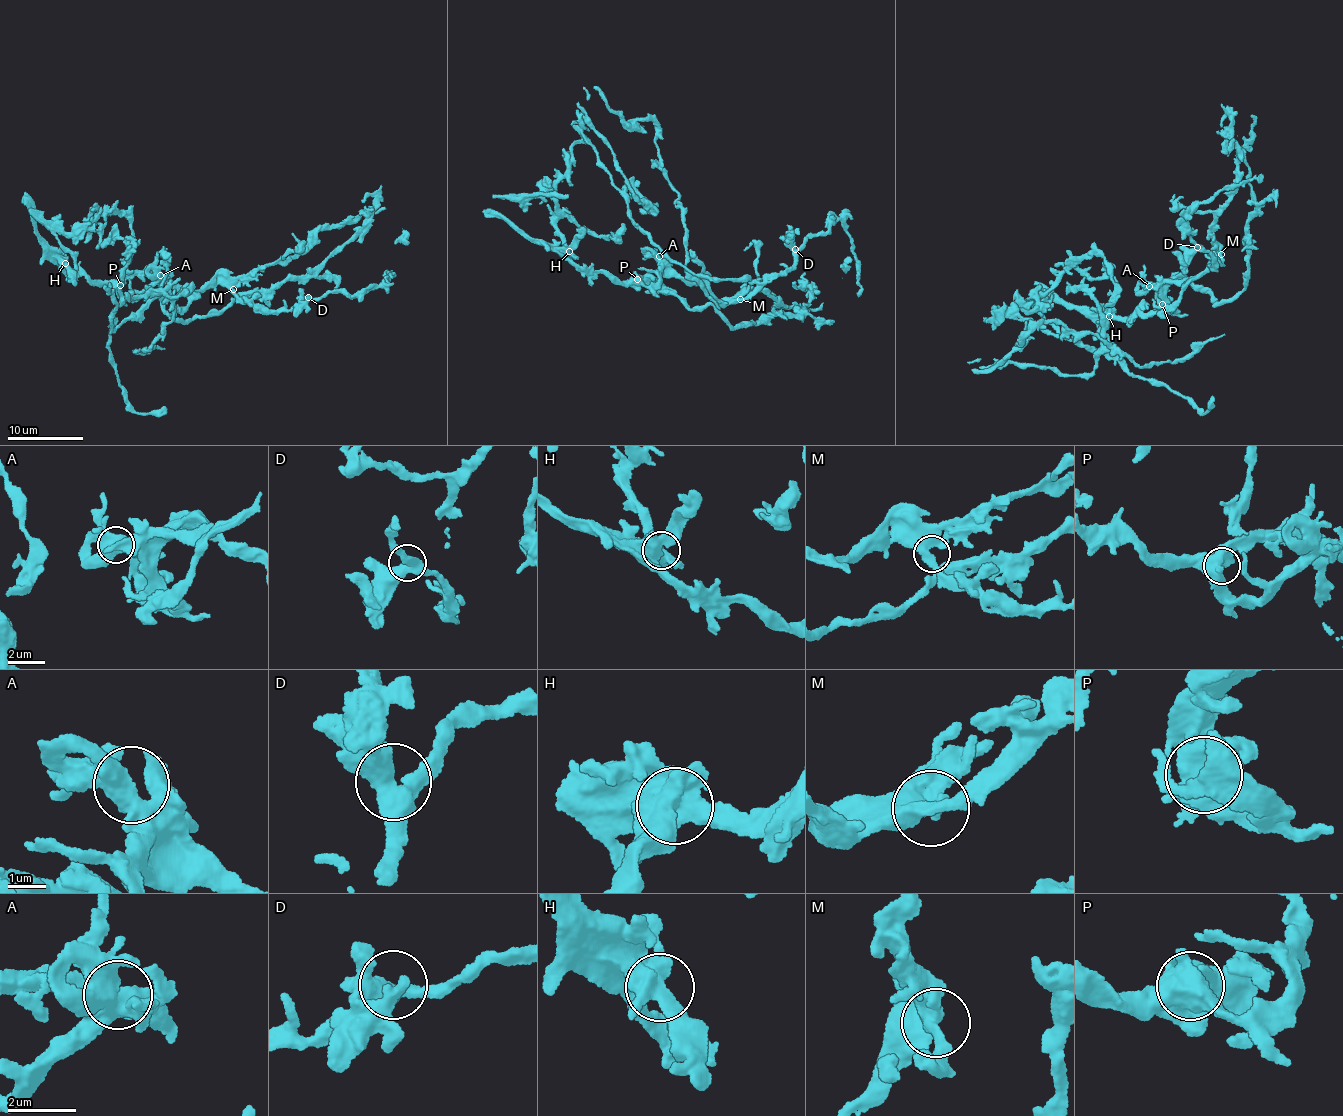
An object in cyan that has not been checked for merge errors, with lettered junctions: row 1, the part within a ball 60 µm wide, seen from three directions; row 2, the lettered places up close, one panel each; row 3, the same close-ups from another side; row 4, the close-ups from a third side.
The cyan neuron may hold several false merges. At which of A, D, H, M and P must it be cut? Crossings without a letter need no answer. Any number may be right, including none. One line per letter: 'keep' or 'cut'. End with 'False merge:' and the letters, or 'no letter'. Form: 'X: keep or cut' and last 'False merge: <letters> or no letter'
A: keep
D: keep
H: keep
M: keep
P: keep
False merge: no letter

